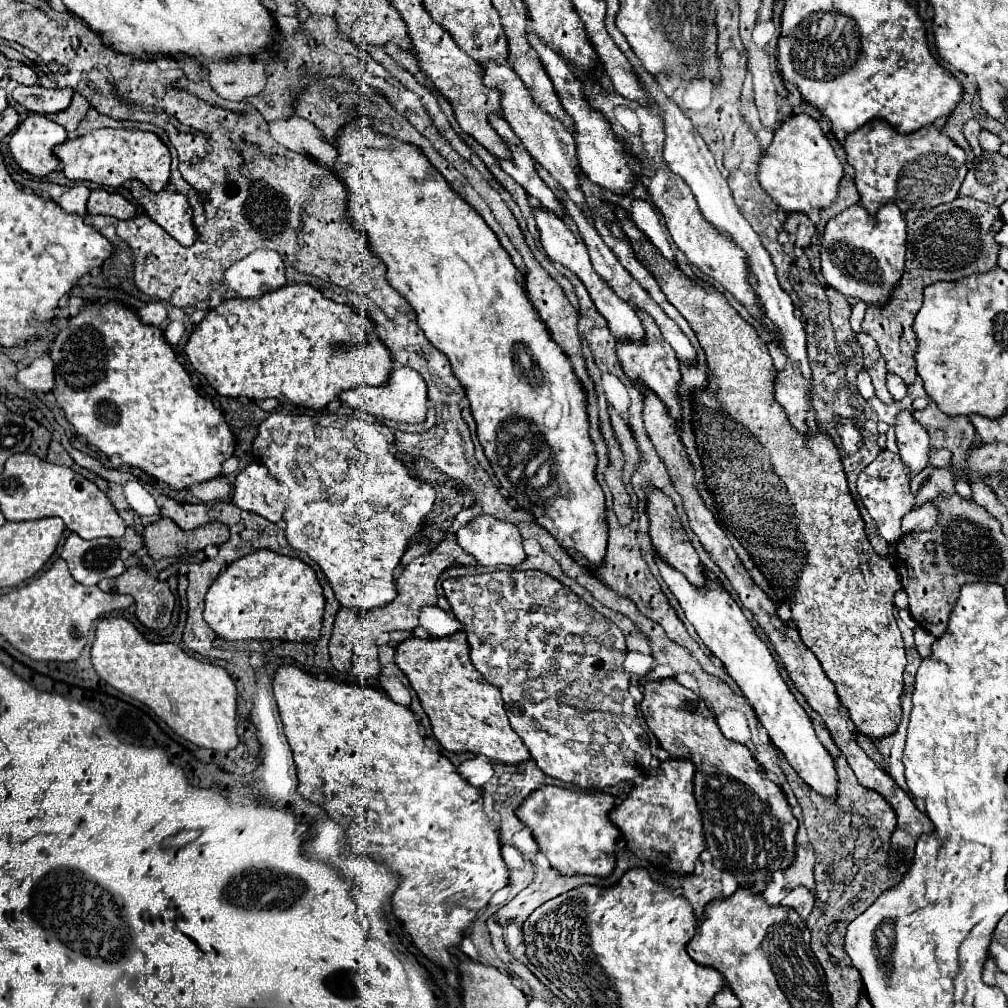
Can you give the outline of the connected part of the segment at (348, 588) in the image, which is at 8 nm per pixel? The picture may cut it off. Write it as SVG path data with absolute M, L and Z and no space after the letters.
M272 412L260 423L252 453L258 463L266 465L290 489L284 511L288 543L308 553L320 565L340 605L372 611L394 601L394 569L400 565L408 539L422 527L424 515L430 513L436 493L430 485L412 477L410 469L392 455L384 433L372 423L346 415L310 417Z

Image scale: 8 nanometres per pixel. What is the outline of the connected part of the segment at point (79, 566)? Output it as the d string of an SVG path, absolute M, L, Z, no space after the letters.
M72 533L60 557L68 563L72 577L82 585L96 585L100 579L118 577L126 569L116 541L106 537L86 541Z

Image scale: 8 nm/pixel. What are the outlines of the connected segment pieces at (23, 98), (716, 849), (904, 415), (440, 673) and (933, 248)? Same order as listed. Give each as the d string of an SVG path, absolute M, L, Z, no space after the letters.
M18 85L12 91L12 97L18 105L24 105L28 111L34 111L40 115L60 113L60 111L68 109L72 95L74 95L72 89L44 89L40 85L36 85L36 87Z
M662 679L660 683L644 683L644 701L640 709L660 747L666 749L672 759L688 759L696 765L694 797L702 815L704 835L714 865L722 871L732 871L740 887L746 887L756 895L764 893L772 875L780 869L786 869L788 863L794 861L796 853L798 821L792 815L792 809L780 787L766 777L766 771L752 757L748 747L744 747L742 743L728 741L720 733L718 723L712 711L706 709L704 701L694 691L678 685L674 679Z
M900 411L894 423L896 439L902 455L902 463L910 467L910 477L928 467L930 437L928 431L912 417L912 411Z
M464 631L436 639L410 637L396 647L394 663L418 693L420 703L430 717L432 733L446 751L480 753L504 765L516 765L530 759L528 747L522 745L508 723L500 691L484 681L482 673L472 665Z
M956 197L952 203L944 203L940 207L932 207L932 209L910 209L906 211L906 225L908 225L908 253L906 253L906 271L898 283L898 287L892 291L892 301L882 307L868 307L866 317L864 317L864 331L868 335L874 337L874 341L880 347L882 357L886 359L886 369L890 373L896 373L898 377L902 377L902 381L906 385L910 385L916 379L916 333L908 333L912 329L914 317L920 311L922 305L922 291L926 285L936 283L936 281L958 281L964 279L968 275L974 273L986 273L990 269L996 267L998 263L998 249L1000 245L994 241L996 231L1000 229L1000 225L1004 225L1000 209L976 199L968 199L968 197Z

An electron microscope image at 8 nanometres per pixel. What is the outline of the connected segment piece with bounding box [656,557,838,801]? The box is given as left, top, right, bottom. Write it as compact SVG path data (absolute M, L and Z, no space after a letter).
M656 557L656 565L660 569L662 579L668 583L670 591L678 599L680 607L684 609L686 619L694 625L698 637L702 643L712 651L714 657L718 657L726 669L726 673L736 681L742 695L750 701L750 705L756 711L756 717L760 725L768 731L770 741L782 751L790 767L822 797L828 797L834 801L838 797L838 773L834 767L834 761L826 747L818 741L812 721L806 715L806 711L798 705L796 697L788 689L786 681L782 679L778 671L778 663L774 655L770 653L768 645L756 635L750 621L744 617L740 605L730 597L730 593L714 583L714 577L710 577L708 583L712 583L712 589L708 587L692 587L688 585L686 577L670 569L664 559Z

